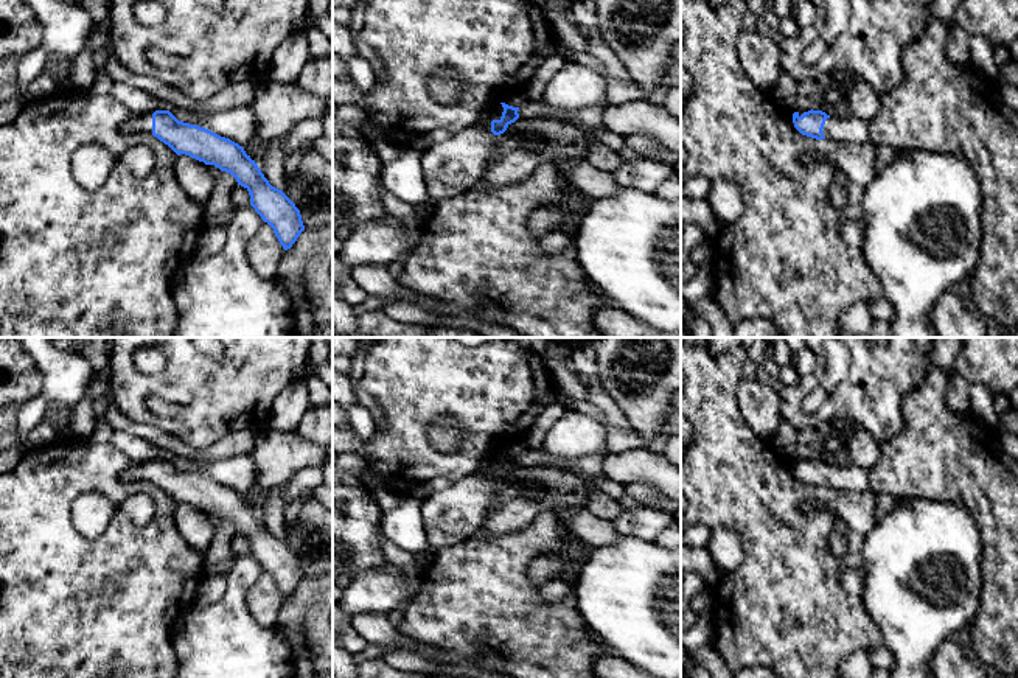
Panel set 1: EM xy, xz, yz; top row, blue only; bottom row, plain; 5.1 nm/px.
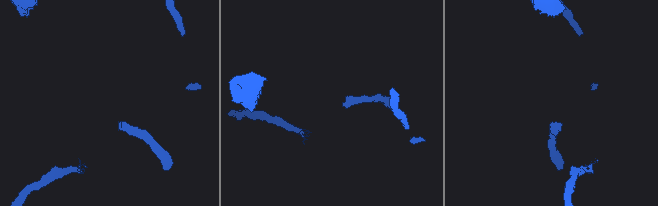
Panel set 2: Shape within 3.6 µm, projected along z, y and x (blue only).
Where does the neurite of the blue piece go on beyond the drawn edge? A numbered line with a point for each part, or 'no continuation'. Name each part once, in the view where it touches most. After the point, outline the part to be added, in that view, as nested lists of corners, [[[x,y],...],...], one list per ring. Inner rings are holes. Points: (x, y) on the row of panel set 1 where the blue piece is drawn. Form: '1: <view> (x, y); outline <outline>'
1: xz (453, 167); outline [[[502,104],[493,117],[476,121],[441,143],[421,151],[421,168],[431,201],[448,201],[471,190],[488,171],[499,135],[491,132],[491,121],[500,120]]]

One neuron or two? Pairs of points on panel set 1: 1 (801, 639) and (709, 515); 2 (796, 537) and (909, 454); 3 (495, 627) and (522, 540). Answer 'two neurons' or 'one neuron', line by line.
1: one neuron
2: two neurons
3: one neuron

